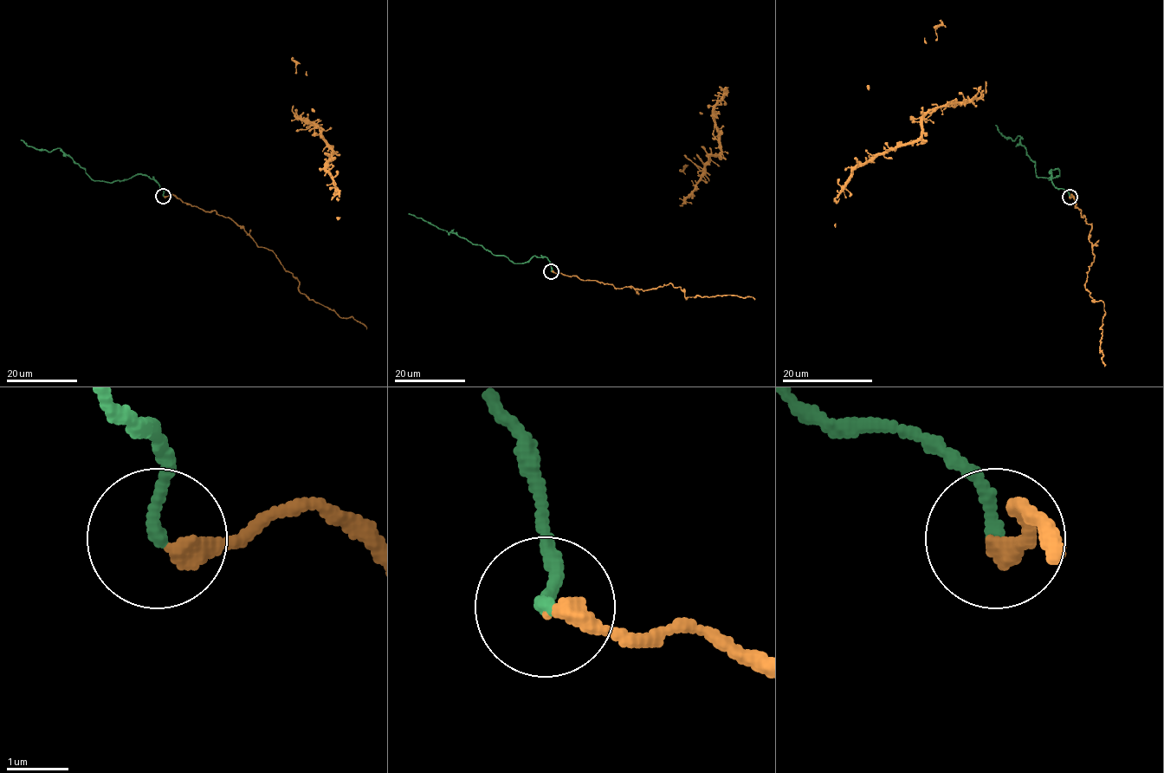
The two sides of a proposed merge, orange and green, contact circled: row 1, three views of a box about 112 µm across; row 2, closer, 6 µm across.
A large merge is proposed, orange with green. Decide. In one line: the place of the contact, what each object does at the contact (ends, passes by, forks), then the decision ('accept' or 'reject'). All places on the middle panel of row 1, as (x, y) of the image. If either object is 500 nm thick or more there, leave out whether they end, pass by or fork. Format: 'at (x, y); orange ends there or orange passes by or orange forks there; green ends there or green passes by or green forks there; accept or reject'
at (551, 271); orange ends there; green ends there; accept

